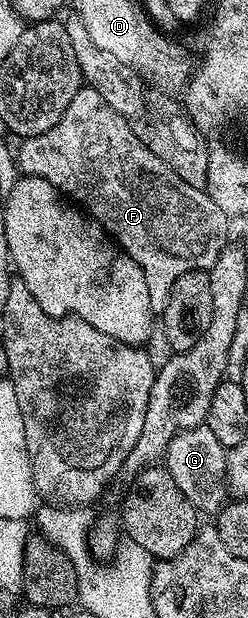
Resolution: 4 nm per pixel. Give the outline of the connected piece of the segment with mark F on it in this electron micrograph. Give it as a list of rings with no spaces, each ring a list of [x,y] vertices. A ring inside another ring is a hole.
[[[82,85],[79,93],[75,93],[75,97],[71,97],[71,105],[67,105],[63,117],[59,117],[59,121],[55,125],[51,125],[51,129],[47,129],[47,133],[28,136],[22,142],[16,155],[17,166],[21,175],[34,175],[43,177],[43,181],[49,181],[56,191],[84,208],[96,222],[105,228],[117,246],[129,254],[131,261],[135,261],[135,265],[139,265],[139,269],[143,269],[143,277],[147,280],[147,297],[151,297],[151,309],[155,313],[160,313],[165,310],[167,305],[171,285],[175,285],[175,281],[179,281],[179,277],[183,277],[183,273],[209,271],[215,265],[215,261],[219,261],[219,253],[223,253],[223,249],[230,242],[229,223],[231,223],[231,219],[230,216],[223,213],[223,209],[219,209],[219,205],[215,205],[215,201],[211,201],[208,191],[200,191],[195,189],[195,185],[187,185],[187,181],[183,181],[183,177],[179,177],[179,173],[175,173],[163,160],[155,157],[155,153],[151,153],[151,149],[147,149],[147,145],[137,135],[134,124],[129,123],[132,122],[126,116],[115,113],[115,109],[111,109],[111,105],[107,105],[107,101],[103,101],[103,97],[99,97],[99,93],[95,93],[93,87]]]

